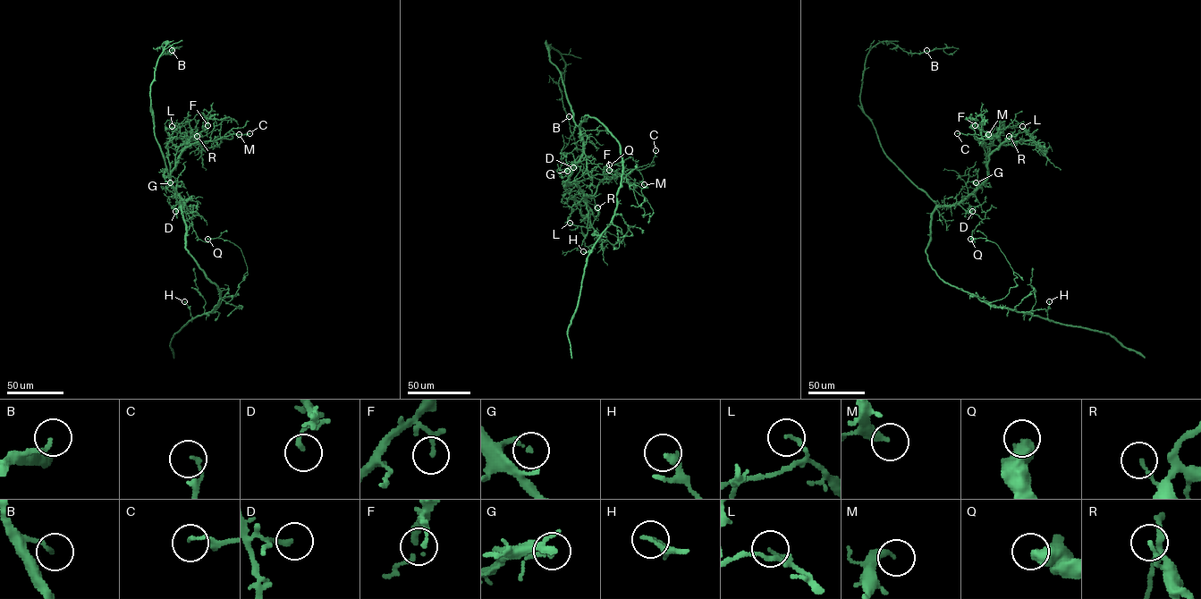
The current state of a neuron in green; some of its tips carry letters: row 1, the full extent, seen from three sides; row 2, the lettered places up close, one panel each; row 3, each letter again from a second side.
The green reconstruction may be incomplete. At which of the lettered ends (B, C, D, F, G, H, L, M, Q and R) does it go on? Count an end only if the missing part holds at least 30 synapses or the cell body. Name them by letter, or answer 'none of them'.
none of them

